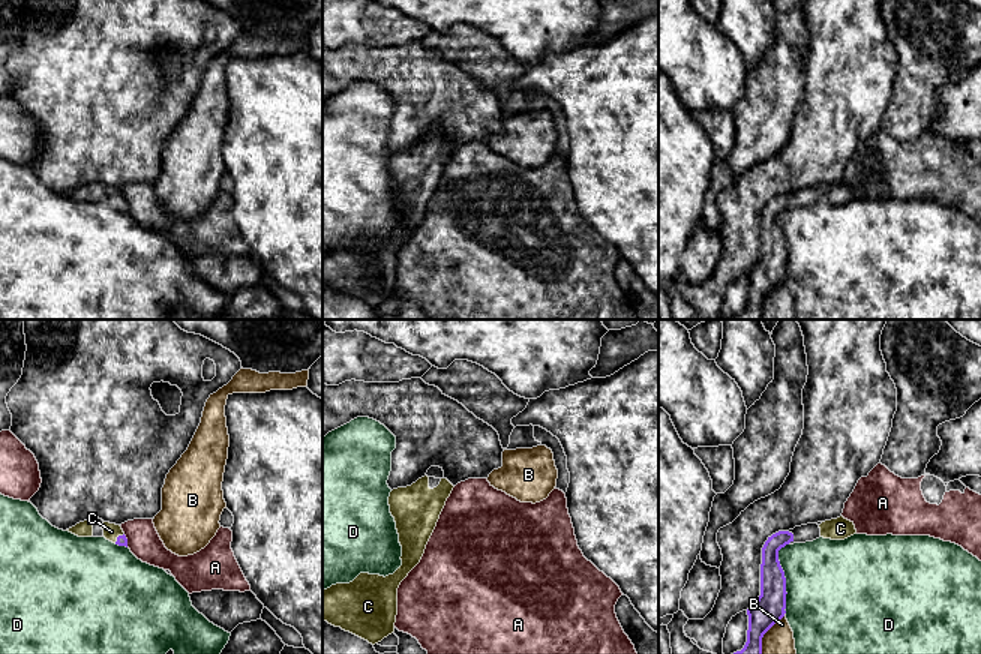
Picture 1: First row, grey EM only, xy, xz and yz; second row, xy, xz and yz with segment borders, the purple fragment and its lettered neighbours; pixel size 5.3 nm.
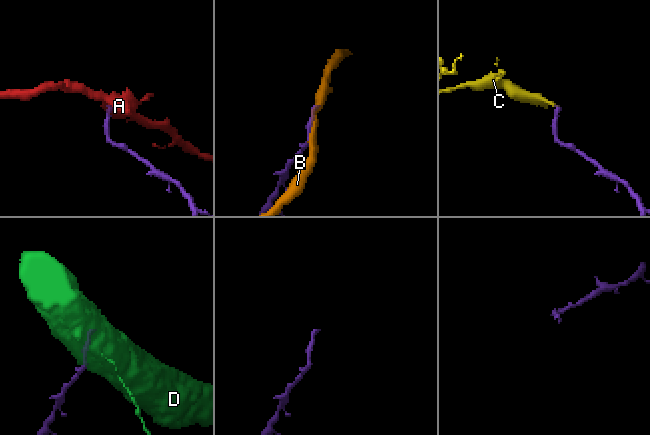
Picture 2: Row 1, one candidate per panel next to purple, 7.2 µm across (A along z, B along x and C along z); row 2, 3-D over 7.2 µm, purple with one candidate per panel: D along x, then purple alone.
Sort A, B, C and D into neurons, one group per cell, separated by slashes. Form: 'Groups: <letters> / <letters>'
Groups: A / B / C / D

